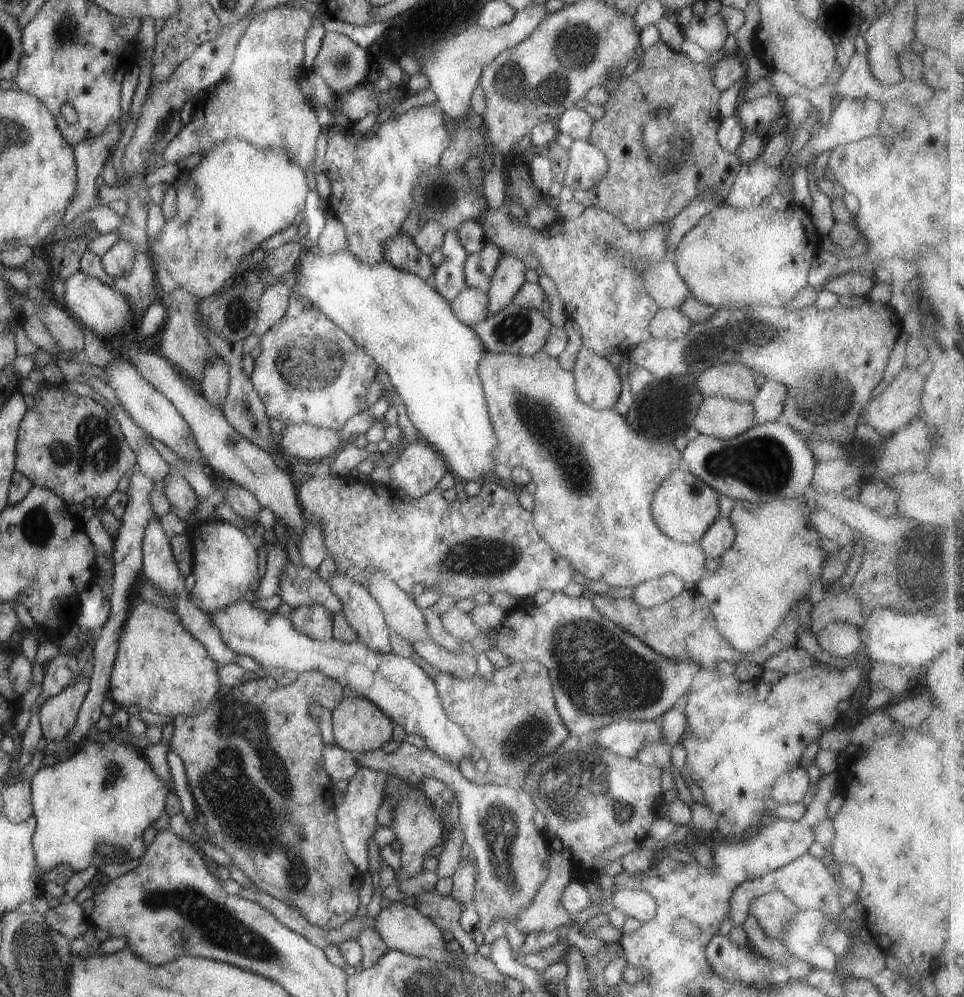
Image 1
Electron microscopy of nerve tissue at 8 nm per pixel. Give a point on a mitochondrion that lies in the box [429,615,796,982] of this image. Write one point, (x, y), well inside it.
(575, 781)

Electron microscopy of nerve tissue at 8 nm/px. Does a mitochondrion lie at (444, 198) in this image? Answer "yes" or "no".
yes

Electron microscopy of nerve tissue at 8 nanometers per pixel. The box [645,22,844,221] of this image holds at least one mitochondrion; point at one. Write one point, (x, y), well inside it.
(675, 148)

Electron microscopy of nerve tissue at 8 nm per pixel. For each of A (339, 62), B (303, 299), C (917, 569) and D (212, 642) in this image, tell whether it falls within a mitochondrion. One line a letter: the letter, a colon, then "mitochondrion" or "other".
A: mitochondrion
B: other
C: mitochondrion
D: other

